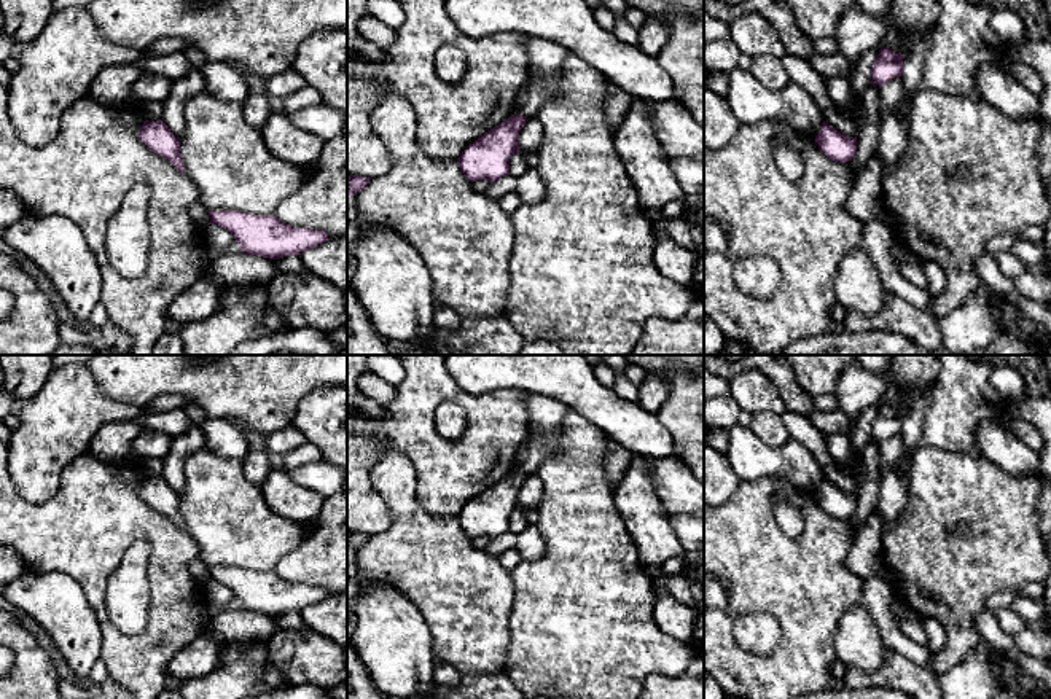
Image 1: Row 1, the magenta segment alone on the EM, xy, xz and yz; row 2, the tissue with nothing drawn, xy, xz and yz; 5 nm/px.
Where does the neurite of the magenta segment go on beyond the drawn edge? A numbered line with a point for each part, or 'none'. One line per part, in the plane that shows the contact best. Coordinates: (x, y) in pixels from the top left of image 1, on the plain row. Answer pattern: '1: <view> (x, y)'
none

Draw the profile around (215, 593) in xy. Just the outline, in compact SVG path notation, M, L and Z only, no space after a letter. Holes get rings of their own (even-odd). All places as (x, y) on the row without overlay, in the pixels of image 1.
M210 580L207 584L204 584L204 597L207 602L220 608L226 610L240 608L234 592L218 581Z

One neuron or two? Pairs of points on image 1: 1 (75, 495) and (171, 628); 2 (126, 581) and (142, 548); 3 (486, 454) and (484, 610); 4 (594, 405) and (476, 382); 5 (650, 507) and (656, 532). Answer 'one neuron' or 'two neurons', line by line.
1: one neuron
2: one neuron
3: two neurons
4: one neuron
5: one neuron

